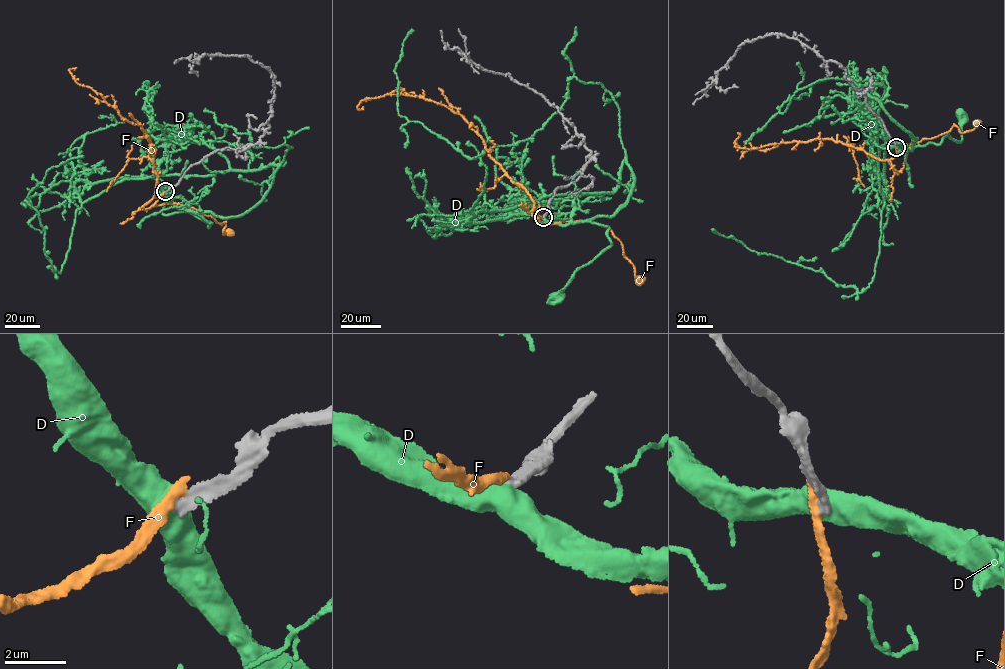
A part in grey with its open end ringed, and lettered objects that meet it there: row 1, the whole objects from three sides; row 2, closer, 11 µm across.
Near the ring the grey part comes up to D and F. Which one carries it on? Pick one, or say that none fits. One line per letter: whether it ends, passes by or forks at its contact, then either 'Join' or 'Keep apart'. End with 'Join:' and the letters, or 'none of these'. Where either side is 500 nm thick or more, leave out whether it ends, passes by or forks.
D: Keep apart
F: It ends there. Keep apart
Join: none of these

